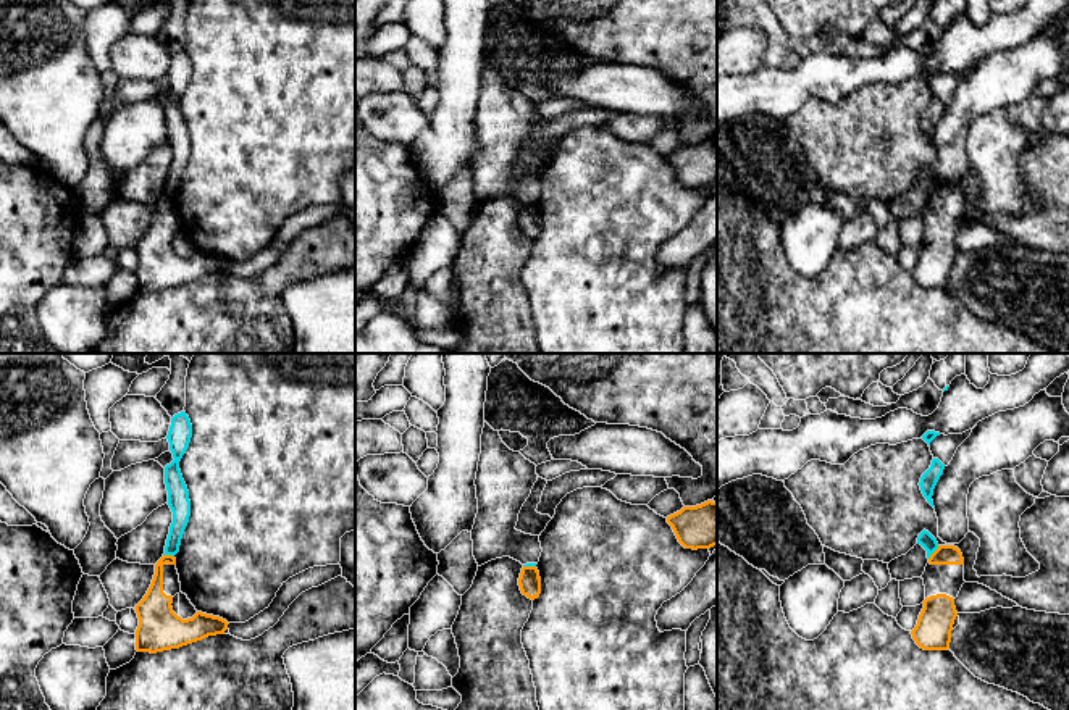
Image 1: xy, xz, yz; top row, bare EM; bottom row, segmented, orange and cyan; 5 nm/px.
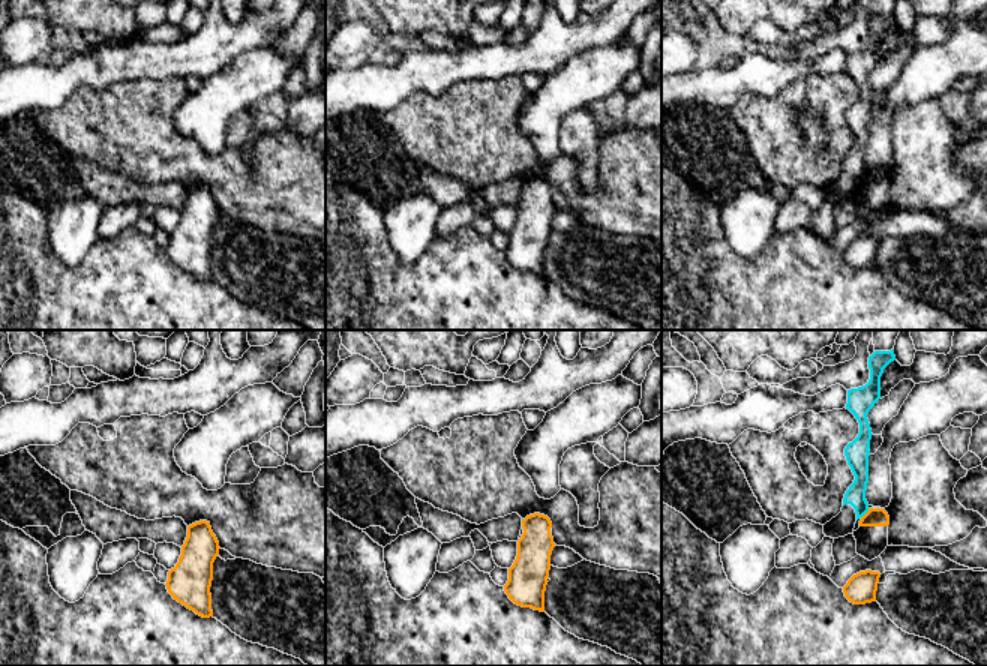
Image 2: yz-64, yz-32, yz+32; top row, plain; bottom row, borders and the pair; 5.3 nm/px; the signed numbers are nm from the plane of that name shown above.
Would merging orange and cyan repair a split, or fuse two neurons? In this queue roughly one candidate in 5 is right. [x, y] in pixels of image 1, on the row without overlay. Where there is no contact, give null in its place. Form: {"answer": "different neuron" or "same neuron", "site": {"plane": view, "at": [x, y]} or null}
{"answer": "different neuron", "site": {"plane": "yz", "at": [934, 191]}}

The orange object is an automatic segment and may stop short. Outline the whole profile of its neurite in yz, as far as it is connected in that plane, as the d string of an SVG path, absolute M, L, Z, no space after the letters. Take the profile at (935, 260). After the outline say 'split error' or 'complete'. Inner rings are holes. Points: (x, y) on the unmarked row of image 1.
M938 184L922 213L925 224L924 247L911 269L924 289L948 289L958 255L954 237L964 219L964 197L954 184Z | split error

